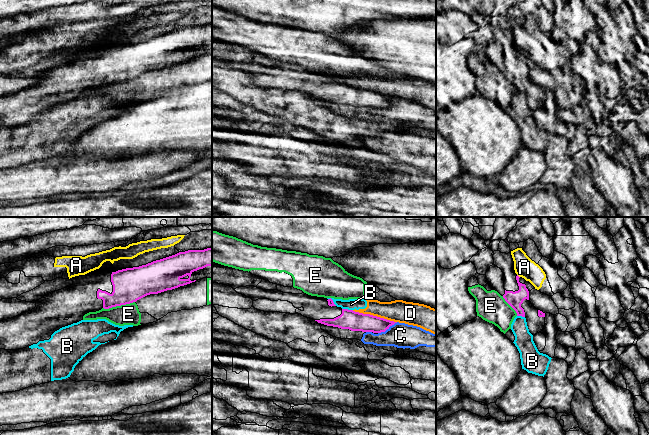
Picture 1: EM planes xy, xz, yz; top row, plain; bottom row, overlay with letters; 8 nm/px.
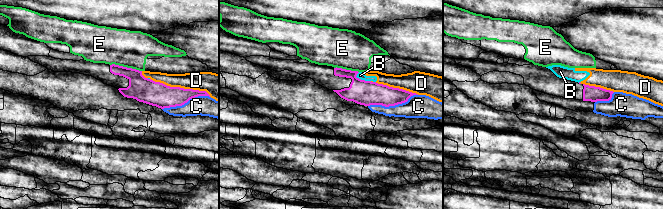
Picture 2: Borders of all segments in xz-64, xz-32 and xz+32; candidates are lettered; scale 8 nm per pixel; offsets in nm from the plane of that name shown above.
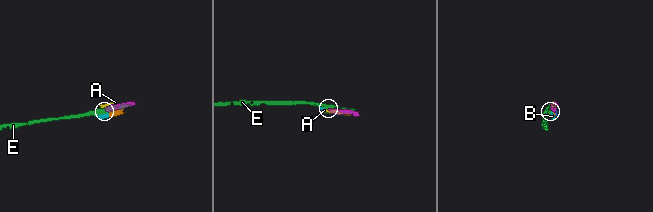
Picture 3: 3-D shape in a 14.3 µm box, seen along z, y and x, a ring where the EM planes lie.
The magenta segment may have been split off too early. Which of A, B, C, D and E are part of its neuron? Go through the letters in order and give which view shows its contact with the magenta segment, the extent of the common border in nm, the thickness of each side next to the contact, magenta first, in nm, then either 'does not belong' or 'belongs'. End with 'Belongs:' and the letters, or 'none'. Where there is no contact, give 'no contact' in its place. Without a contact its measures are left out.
A: yz | 40 nm | 120/170 nm | does not belong
B: xz | 90 nm | 160/90 nm | does not belong
C: xz | 180 nm | 150/200 nm | does not belong
D: xz | 380 nm | 160/180 nm | does not belong
E: xy | 260 nm | 280/170 nm | does not belong
Belongs: none

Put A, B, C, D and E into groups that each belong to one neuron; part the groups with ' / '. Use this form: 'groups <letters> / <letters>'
groups A / B D / C / E

